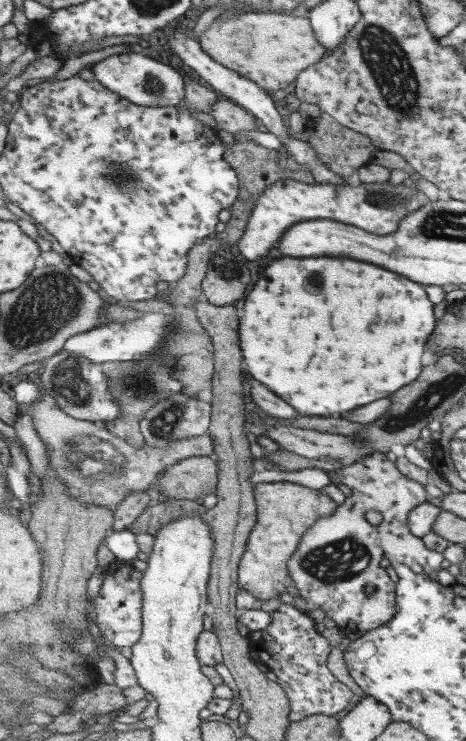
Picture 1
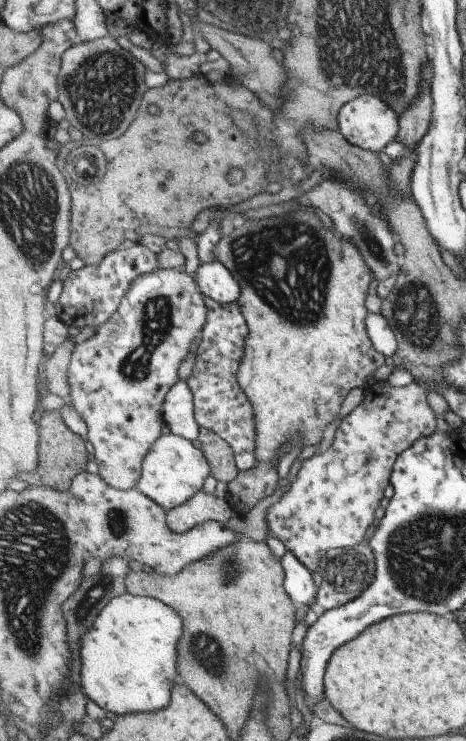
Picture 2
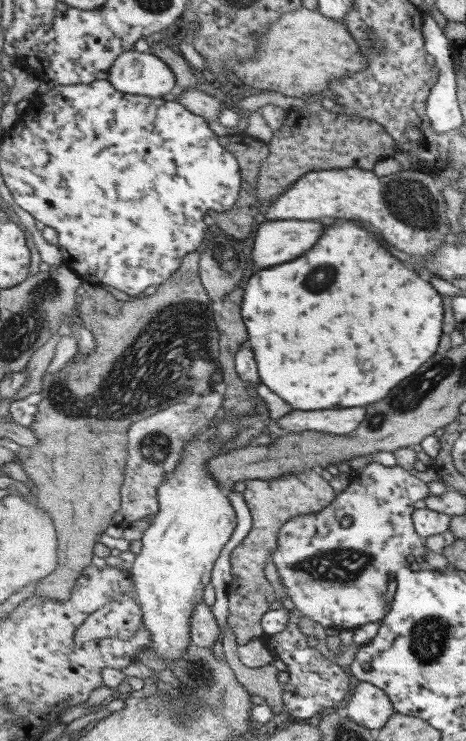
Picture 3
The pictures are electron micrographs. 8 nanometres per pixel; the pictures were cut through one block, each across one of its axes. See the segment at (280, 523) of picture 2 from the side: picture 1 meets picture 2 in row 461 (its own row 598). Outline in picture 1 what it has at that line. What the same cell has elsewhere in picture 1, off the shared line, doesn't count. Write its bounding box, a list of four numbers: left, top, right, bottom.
[289,452,447,637]

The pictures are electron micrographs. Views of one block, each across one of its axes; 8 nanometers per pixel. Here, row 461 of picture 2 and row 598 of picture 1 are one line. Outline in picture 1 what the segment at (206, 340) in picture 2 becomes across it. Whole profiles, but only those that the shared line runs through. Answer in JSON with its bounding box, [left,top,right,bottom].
[237,588,358,722]

